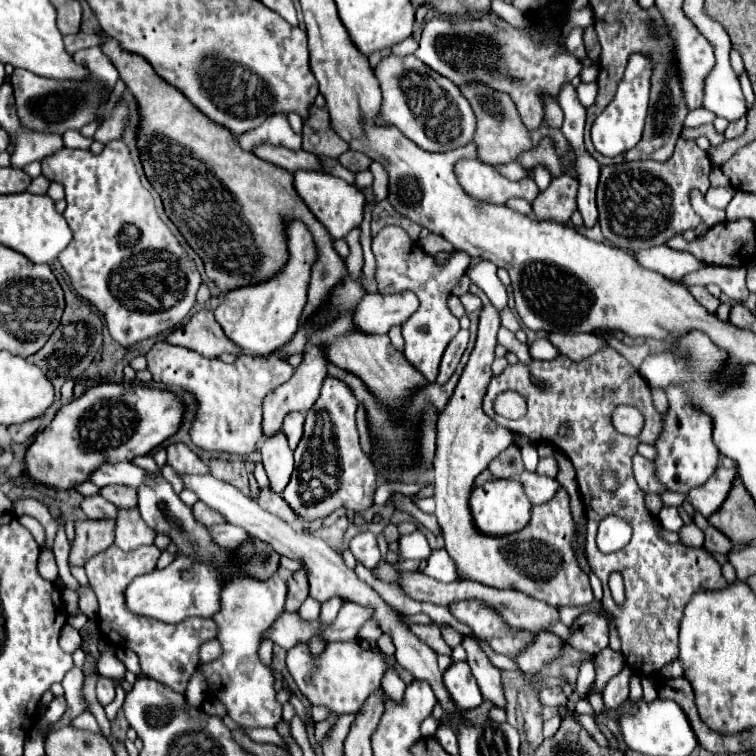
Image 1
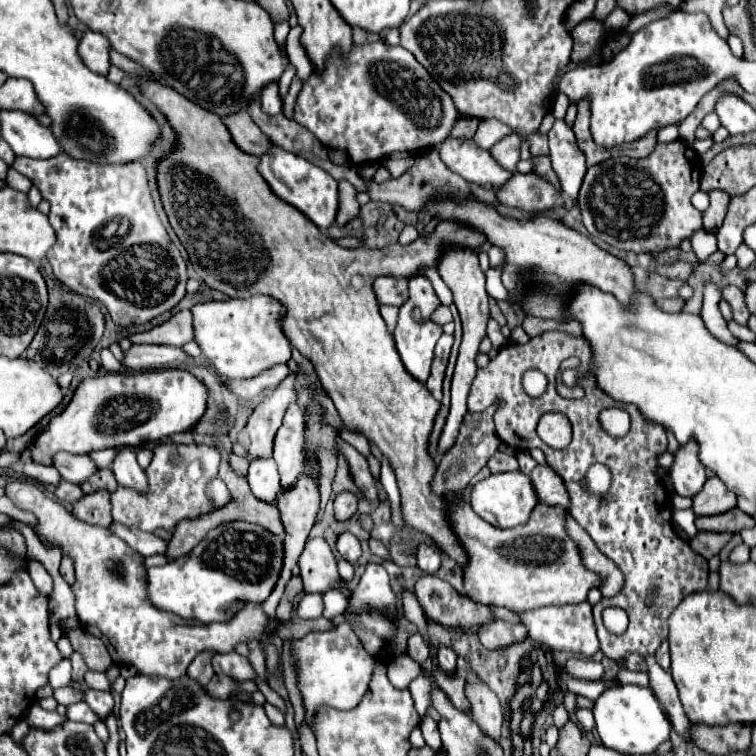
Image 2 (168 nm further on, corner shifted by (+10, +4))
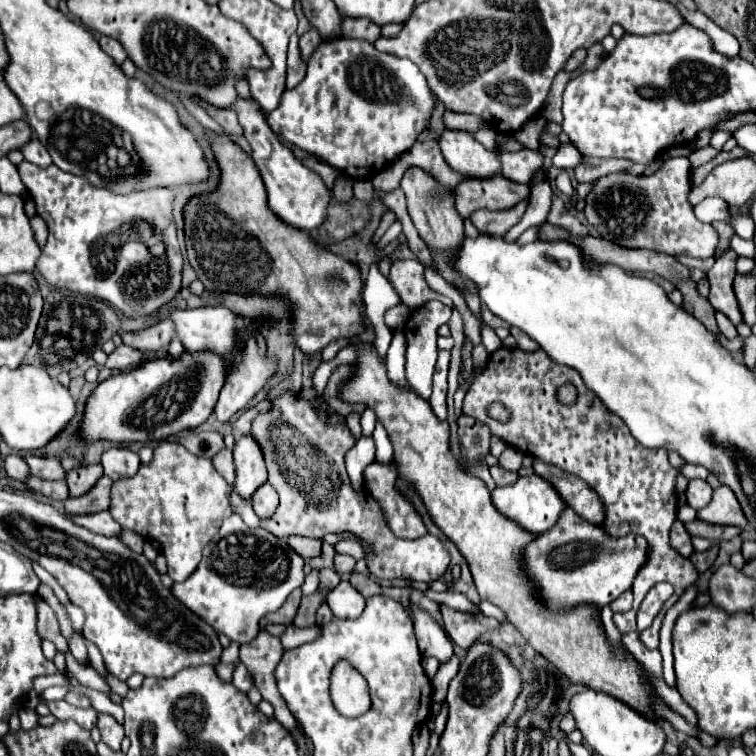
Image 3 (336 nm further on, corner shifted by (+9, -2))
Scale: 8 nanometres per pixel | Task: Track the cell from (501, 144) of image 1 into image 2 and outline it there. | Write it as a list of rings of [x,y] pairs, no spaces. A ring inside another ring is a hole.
[[[516,134],[502,138],[490,148],[490,154],[502,168],[506,168],[508,172],[516,172],[516,164],[520,162],[520,138]]]

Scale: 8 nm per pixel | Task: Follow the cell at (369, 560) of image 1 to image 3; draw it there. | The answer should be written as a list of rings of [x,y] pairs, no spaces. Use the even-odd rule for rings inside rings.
[[[337,554],[335,556],[335,570],[339,574],[351,574],[355,568],[355,558],[347,556],[347,554]]]

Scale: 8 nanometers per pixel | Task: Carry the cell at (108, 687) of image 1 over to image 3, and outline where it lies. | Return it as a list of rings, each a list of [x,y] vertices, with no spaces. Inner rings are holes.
[[[99,712],[99,720],[97,720],[97,728],[101,732],[101,740],[111,748],[111,750],[119,750],[121,740],[123,740],[123,724],[119,724],[111,714]]]

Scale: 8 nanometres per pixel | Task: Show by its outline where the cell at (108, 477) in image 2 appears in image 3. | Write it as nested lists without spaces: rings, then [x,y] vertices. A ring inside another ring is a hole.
[[[91,464],[91,466],[81,466],[81,468],[71,470],[67,474],[67,484],[69,484],[71,496],[81,496],[81,494],[89,492],[99,482],[101,476],[103,476],[101,464]]]

